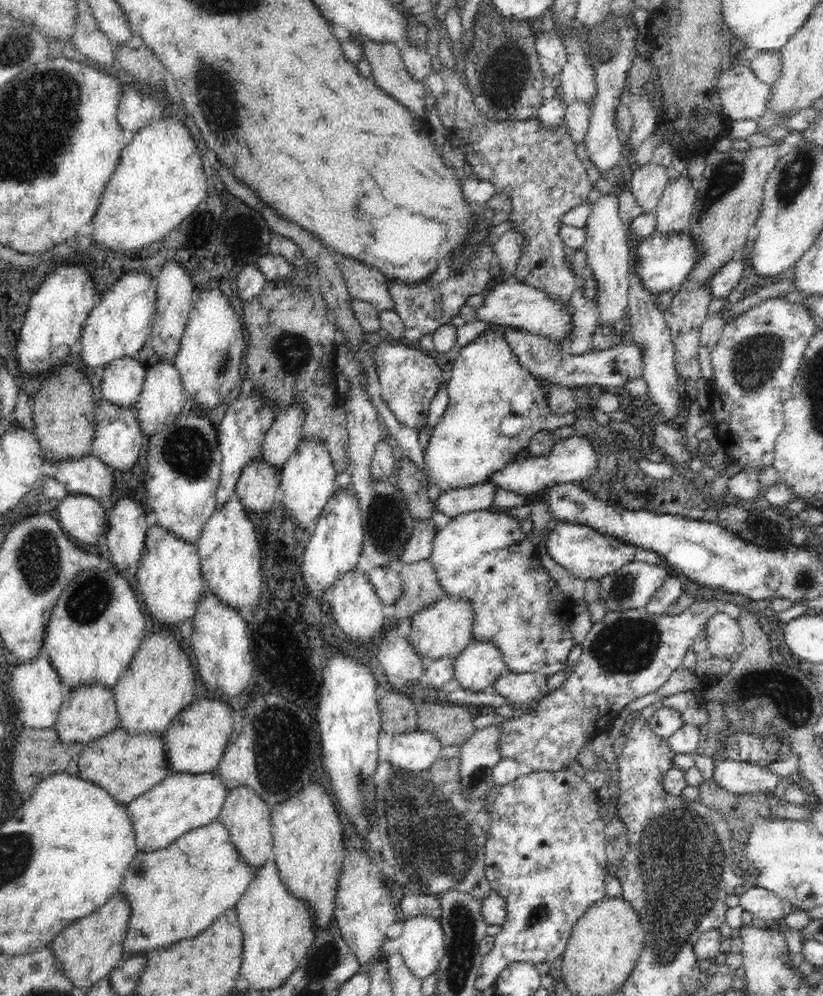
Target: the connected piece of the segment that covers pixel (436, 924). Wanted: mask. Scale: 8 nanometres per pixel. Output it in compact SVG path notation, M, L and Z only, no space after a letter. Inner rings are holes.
M418 914L402 919L400 952L411 970L420 979L436 973L445 954L445 935L438 918Z

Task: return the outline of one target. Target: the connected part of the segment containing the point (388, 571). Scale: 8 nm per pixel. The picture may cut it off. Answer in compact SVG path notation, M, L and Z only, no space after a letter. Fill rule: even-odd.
M372 567L367 575L381 601L384 602L387 609L390 609L403 593L398 569L395 567Z

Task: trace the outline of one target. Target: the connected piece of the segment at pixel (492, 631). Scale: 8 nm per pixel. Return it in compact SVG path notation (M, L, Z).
M482 509L474 512L466 512L453 518L442 529L437 529L434 540L430 561L433 564L435 575L439 580L443 592L452 598L467 600L472 603L475 617L473 618L472 634L476 640L489 640L493 642L502 652L506 669L514 673L539 673L544 677L552 677L557 672L567 668L568 656L572 647L575 645L573 634L569 629L570 621L574 616L575 603L572 599L562 594L557 582L552 580L550 573L542 566L541 560L537 556L537 548L534 548L529 537L520 529L520 520L510 515L509 511L497 511L497 509Z

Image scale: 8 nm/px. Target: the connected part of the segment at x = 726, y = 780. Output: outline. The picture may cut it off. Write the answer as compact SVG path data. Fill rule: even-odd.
M722 759L714 764L713 780L731 794L772 794L782 776L771 770L736 759Z

